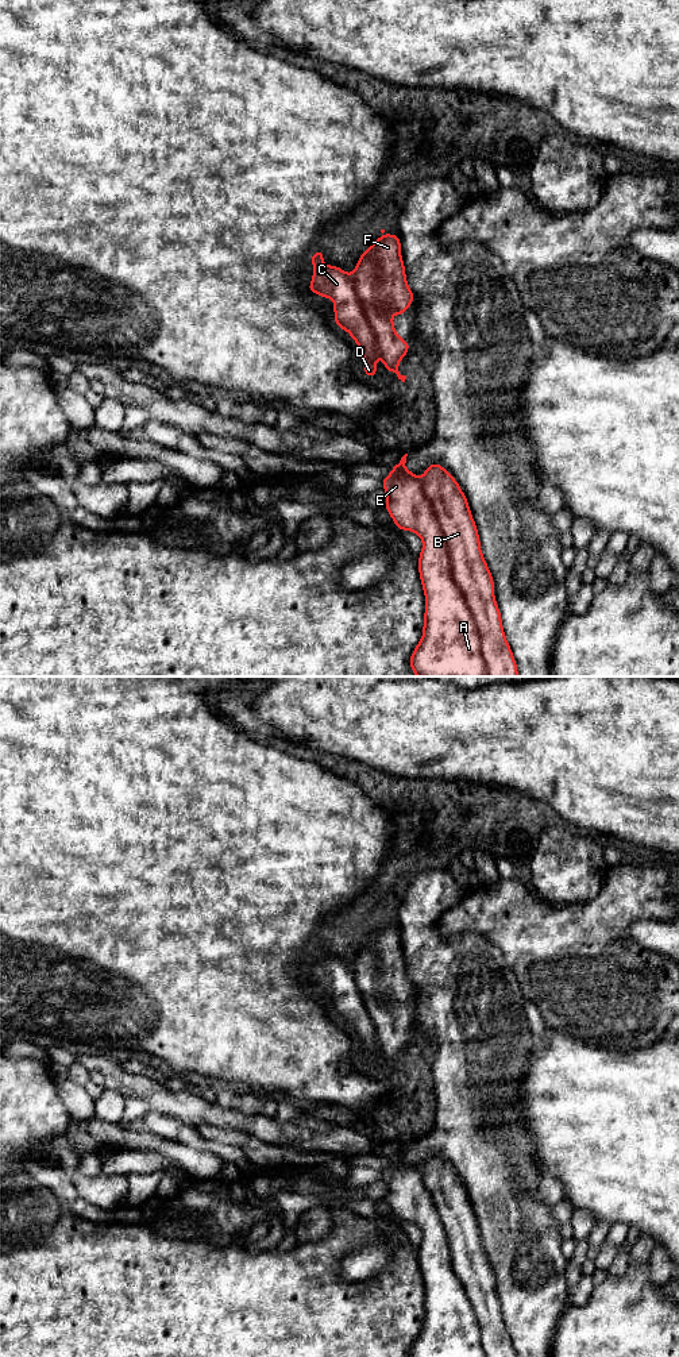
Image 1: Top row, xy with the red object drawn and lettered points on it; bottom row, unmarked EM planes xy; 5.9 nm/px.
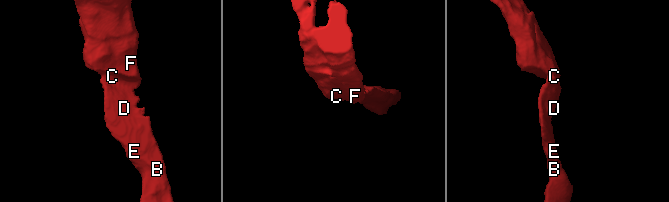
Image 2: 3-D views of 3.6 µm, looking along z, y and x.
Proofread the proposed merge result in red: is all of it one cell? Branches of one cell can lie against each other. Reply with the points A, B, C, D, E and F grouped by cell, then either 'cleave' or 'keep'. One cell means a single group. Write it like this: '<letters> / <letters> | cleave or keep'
A C D E / B F | cleave

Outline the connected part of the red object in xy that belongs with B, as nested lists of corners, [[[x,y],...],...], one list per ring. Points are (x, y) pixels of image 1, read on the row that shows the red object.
[[[429,463],[421,482],[448,547],[454,582],[475,620],[487,676],[518,676],[467,497],[440,463]]]

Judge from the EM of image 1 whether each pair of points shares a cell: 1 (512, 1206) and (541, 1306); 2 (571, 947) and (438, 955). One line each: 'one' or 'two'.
1: one
2: two

